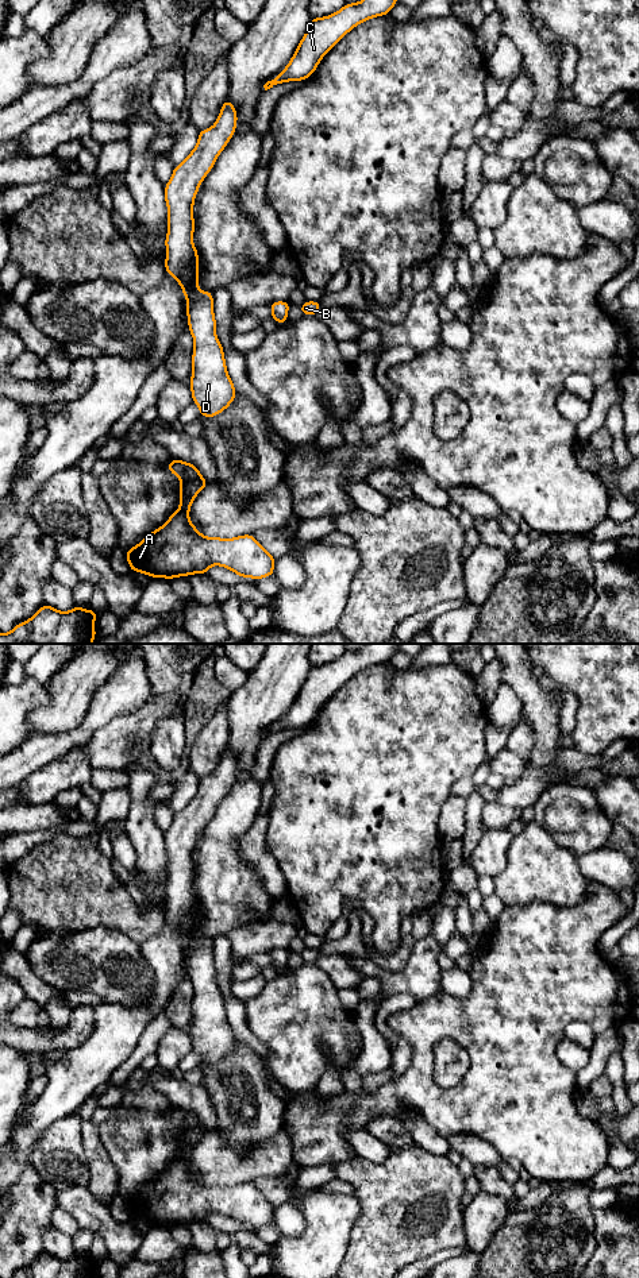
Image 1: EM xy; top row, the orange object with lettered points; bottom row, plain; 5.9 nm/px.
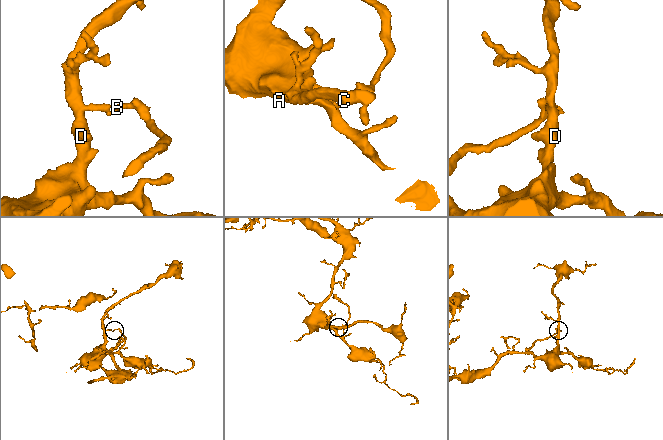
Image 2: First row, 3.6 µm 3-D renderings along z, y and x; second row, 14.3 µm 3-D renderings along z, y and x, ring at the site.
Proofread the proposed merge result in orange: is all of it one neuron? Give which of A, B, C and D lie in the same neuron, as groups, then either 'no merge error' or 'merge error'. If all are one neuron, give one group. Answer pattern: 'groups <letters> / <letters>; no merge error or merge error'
groups A C D / B; merge error

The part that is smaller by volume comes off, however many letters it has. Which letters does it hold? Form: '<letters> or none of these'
B

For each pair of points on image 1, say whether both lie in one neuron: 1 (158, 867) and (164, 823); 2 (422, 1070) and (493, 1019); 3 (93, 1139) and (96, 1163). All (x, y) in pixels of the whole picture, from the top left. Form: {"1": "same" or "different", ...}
{"1": "different", "2": "same", "3": "same"}

